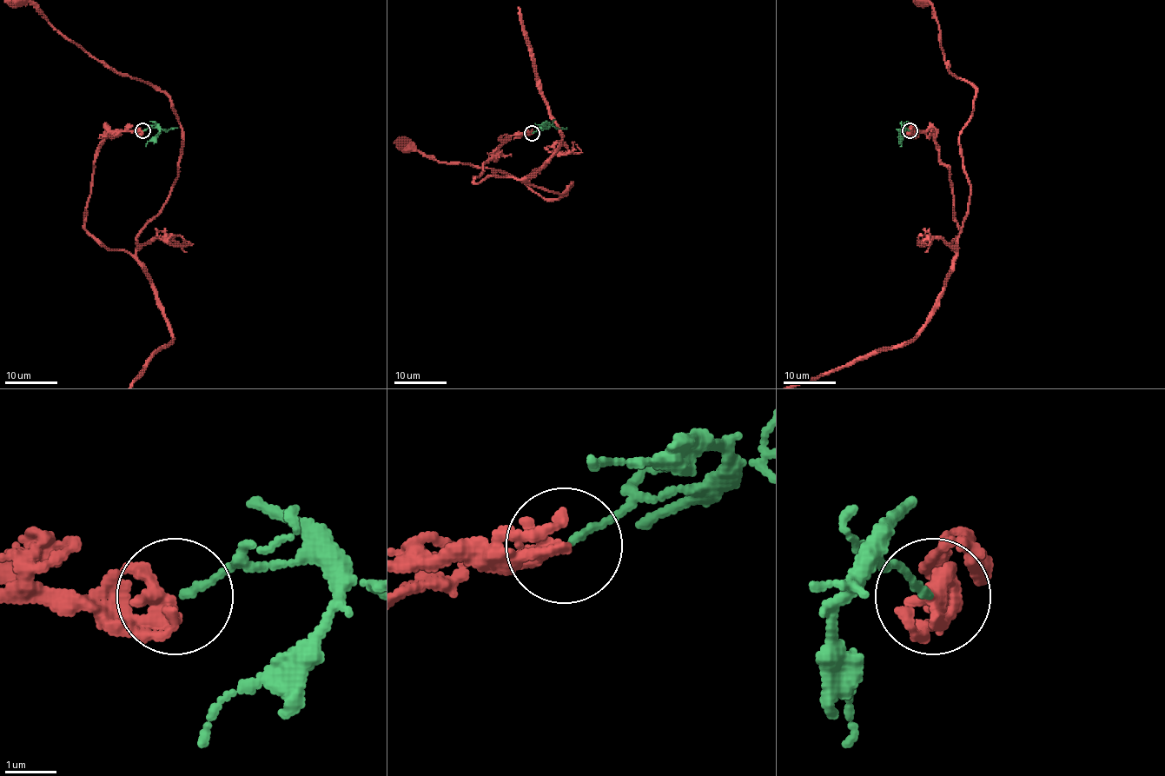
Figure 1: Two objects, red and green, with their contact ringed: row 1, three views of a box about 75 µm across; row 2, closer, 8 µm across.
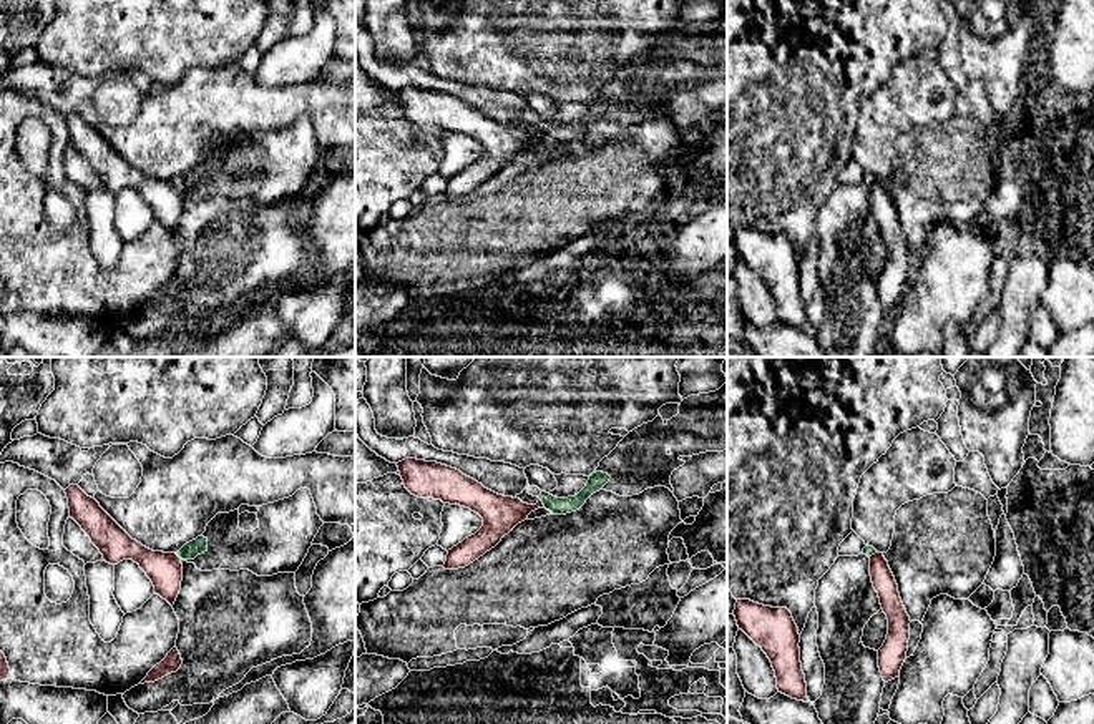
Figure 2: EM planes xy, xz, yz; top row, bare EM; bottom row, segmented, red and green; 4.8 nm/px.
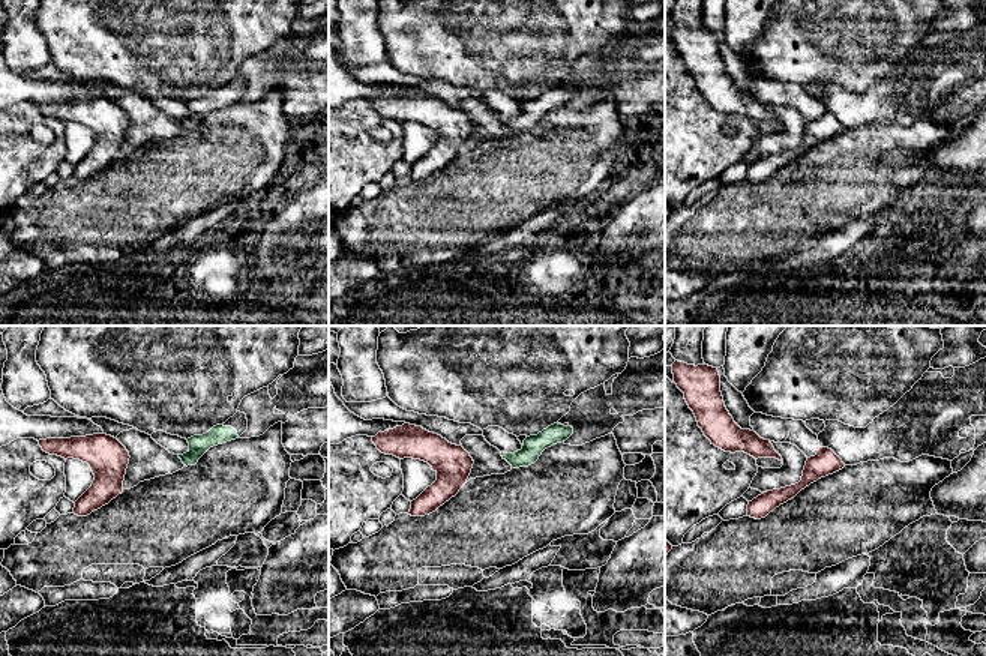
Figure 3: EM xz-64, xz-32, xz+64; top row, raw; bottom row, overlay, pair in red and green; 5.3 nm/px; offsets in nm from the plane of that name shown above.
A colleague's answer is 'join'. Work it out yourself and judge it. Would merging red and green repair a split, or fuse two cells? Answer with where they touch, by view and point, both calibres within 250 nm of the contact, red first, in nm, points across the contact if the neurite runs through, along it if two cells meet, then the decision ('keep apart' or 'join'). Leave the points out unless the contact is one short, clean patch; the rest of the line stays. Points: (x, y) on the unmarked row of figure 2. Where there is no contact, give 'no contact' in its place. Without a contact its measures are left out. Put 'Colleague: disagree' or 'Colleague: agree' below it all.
xz (542, 132) | 180/80 nm | along xz (540, 127), (545, 135) | keep apart
Colleague: disagree

